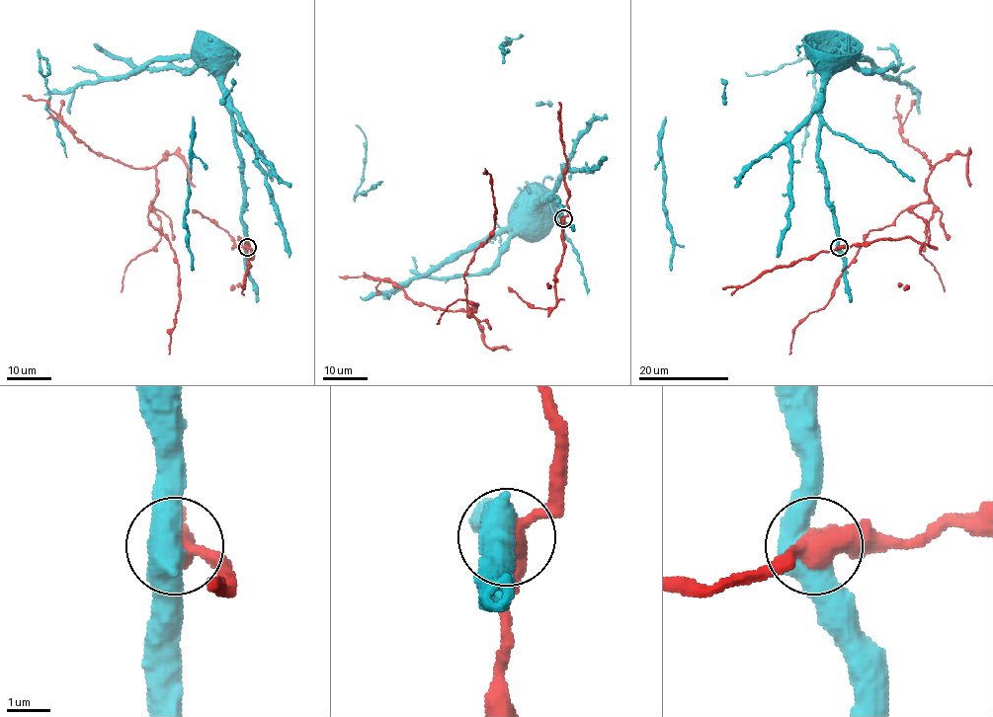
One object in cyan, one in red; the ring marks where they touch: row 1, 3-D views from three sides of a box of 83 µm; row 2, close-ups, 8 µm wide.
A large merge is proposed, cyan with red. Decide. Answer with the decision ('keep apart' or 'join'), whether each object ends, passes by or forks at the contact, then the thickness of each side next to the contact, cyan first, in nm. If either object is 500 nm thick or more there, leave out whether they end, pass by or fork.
join | 550/500 nm

